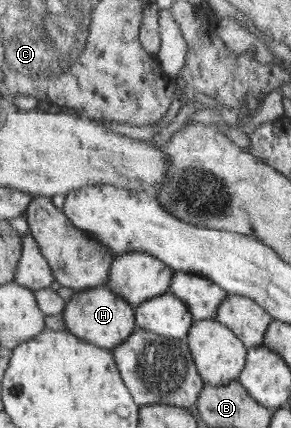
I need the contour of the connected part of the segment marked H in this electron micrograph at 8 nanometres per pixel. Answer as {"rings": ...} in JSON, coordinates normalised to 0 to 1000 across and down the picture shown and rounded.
{"rings":[[[371,666],[254,682],[216,734],[234,771],[244,778],[265,783],[271,792],[285,792],[292,799],[302,797],[306,801],[375,818],[392,818],[402,808],[412,808],[471,769],[464,715],[436,699],[392,685]]]}

